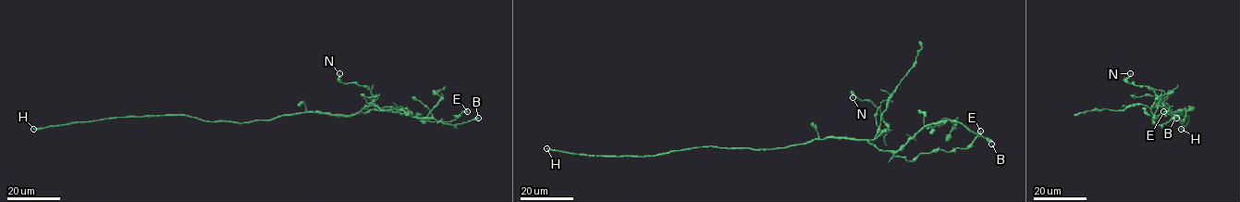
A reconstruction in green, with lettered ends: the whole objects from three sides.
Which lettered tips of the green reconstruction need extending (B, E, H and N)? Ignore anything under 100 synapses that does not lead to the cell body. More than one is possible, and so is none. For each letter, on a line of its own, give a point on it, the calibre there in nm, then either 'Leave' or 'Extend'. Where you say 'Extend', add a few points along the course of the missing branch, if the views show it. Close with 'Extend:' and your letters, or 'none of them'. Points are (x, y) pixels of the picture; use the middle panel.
B: Place: (991, 144). Thickness 180 nm. Leave
E: Place: (980, 131). Thickness 260 nm. Leave
H: Place: (546, 148). Thickness 200 nm. Extend
N: Place: (853, 97). Thickness 170 nm. Leave
Extend: H

